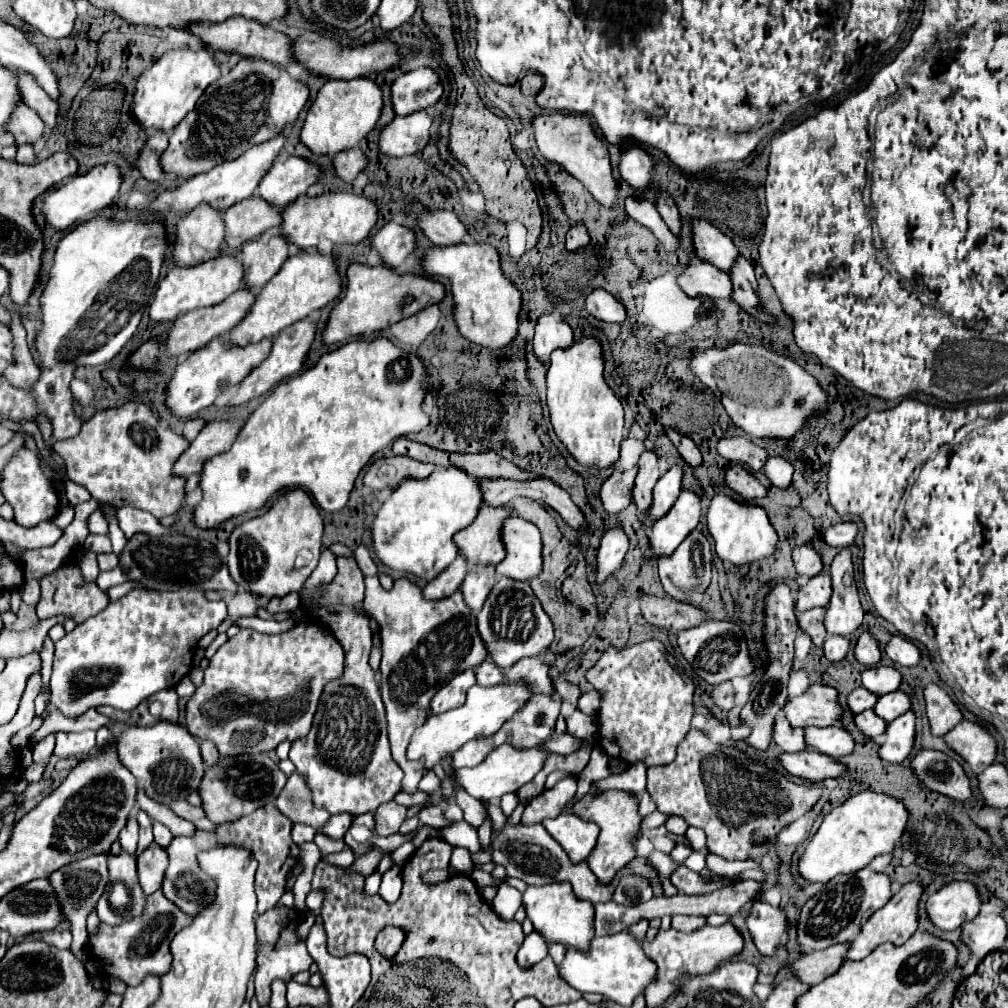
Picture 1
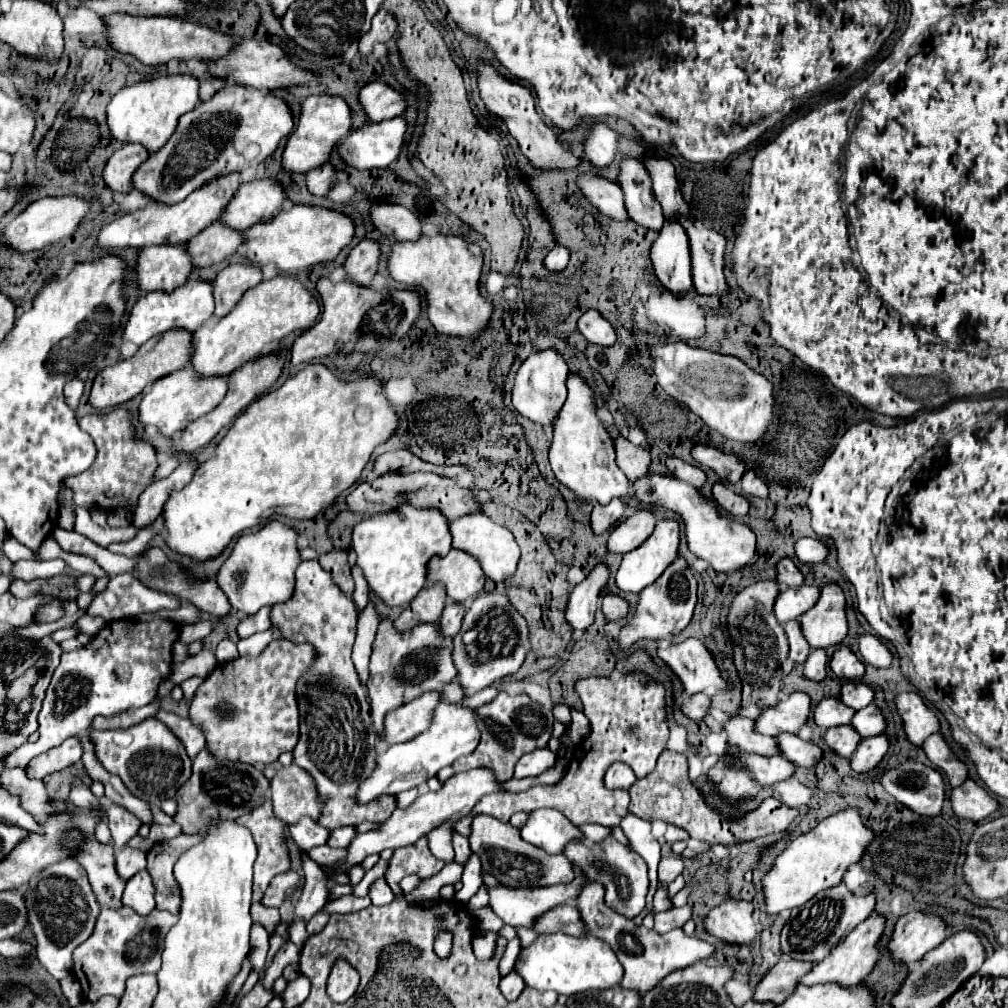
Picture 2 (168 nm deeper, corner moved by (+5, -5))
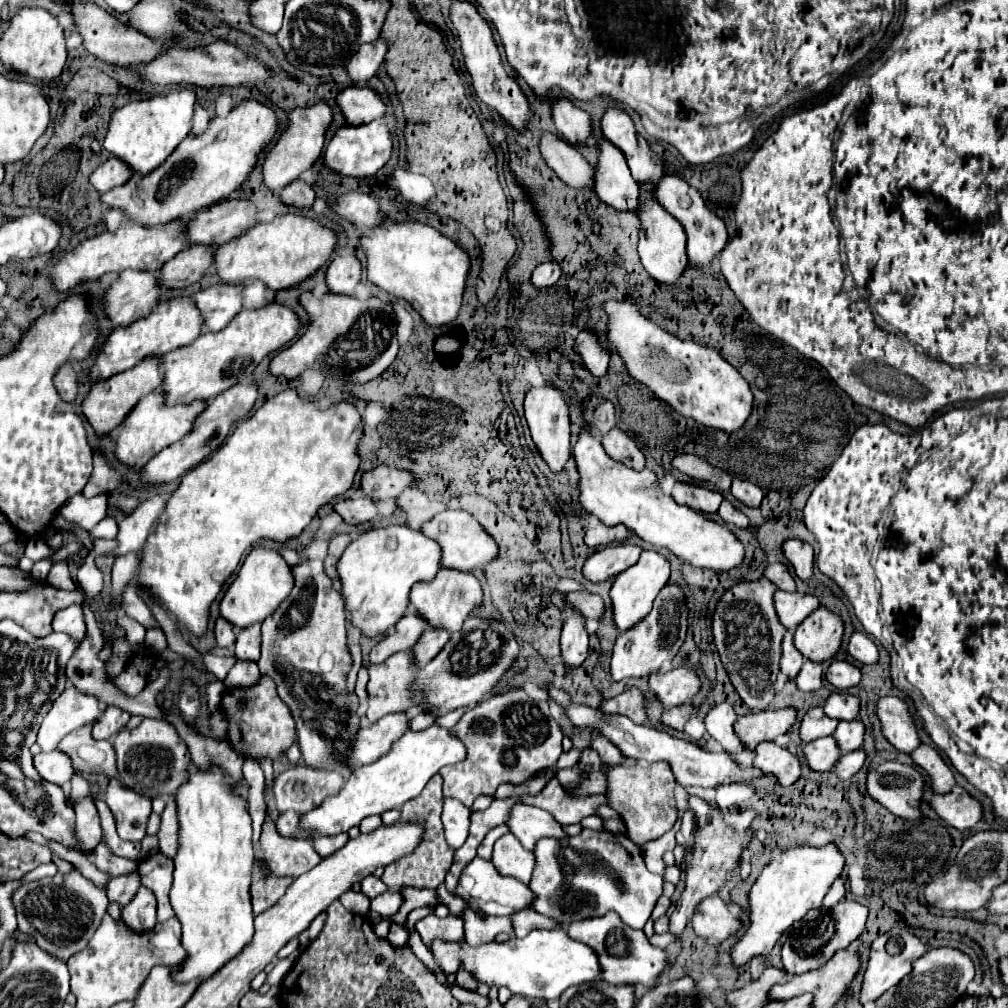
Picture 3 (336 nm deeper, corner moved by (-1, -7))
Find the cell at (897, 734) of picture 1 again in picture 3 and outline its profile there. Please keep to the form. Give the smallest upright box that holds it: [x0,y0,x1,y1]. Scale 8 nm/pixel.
[834,749,868,781]

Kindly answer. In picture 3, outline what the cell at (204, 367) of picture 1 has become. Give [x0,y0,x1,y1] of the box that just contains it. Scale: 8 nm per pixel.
[116,391,204,467]

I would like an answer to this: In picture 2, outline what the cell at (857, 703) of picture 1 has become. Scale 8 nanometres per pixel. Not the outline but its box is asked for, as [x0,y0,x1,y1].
[812,697,854,729]

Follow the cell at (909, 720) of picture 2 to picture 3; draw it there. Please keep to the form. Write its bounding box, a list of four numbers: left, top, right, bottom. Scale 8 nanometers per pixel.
[878,697,920,753]

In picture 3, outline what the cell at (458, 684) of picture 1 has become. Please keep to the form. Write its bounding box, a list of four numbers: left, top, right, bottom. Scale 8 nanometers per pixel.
[348,711,410,765]

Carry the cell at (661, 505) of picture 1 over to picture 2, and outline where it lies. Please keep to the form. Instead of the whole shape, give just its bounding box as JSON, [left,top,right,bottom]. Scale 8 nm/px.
[606,511,656,555]

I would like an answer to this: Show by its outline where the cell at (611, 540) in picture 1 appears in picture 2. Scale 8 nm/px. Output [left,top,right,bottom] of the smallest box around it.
[564,565,608,631]

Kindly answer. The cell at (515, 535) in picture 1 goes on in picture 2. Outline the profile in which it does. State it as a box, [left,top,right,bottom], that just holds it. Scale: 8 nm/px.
[448,513,518,583]

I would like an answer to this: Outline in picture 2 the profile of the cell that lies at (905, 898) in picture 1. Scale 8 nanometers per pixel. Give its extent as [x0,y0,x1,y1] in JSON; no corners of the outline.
[798,913,884,989]

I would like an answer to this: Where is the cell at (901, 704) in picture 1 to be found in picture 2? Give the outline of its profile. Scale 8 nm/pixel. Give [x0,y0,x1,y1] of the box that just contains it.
[850,705,886,739]

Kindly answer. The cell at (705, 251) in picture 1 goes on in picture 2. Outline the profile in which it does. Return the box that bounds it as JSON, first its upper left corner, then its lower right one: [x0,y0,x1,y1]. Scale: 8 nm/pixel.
[642,155,690,219]

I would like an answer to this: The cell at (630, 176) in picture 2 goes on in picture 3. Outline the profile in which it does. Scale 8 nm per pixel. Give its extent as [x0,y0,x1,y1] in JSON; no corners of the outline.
[596,141,640,211]

